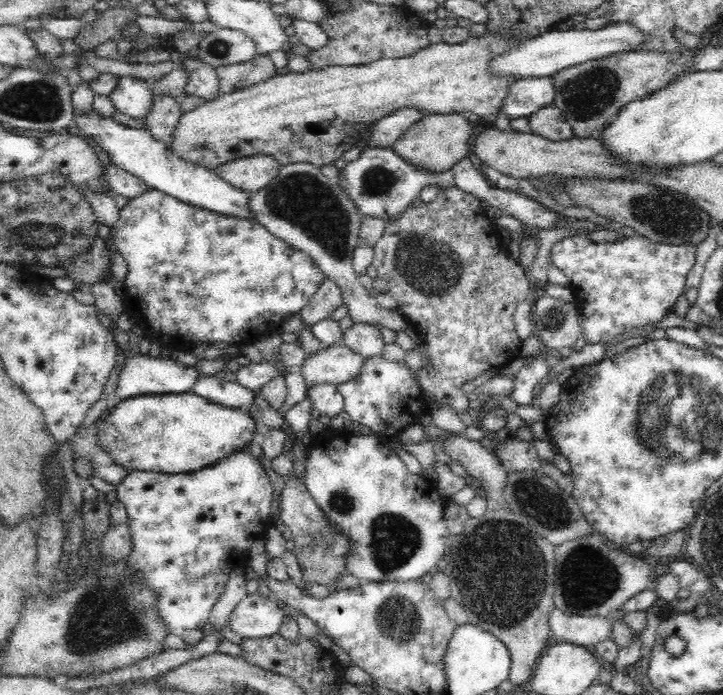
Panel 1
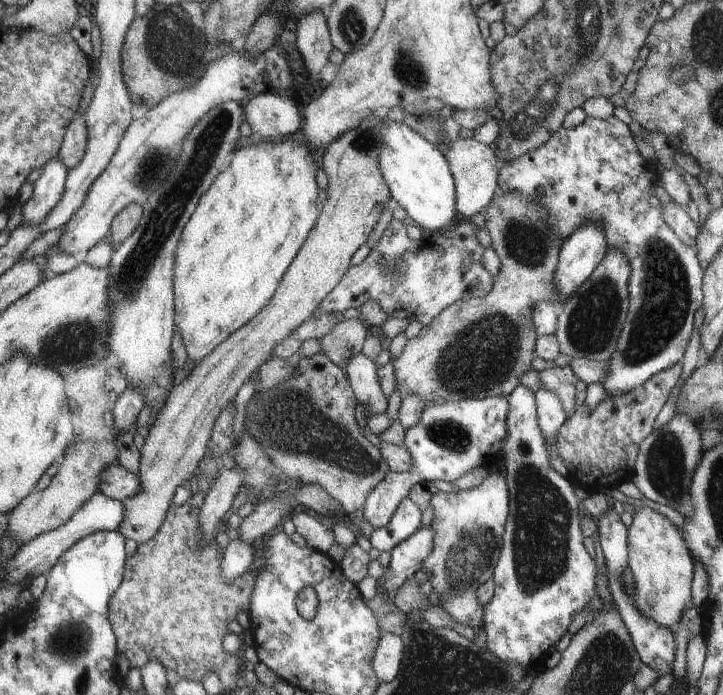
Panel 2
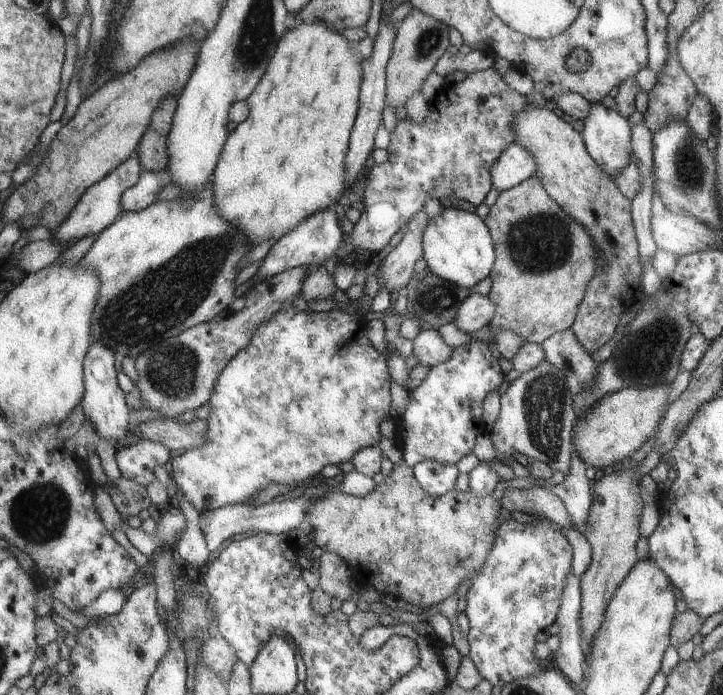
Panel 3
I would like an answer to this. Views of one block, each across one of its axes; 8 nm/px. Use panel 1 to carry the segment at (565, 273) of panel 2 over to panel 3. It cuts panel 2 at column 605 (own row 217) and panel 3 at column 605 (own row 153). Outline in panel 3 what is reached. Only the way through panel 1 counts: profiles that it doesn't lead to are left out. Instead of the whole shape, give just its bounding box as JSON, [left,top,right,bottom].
[581,100,629,176]

